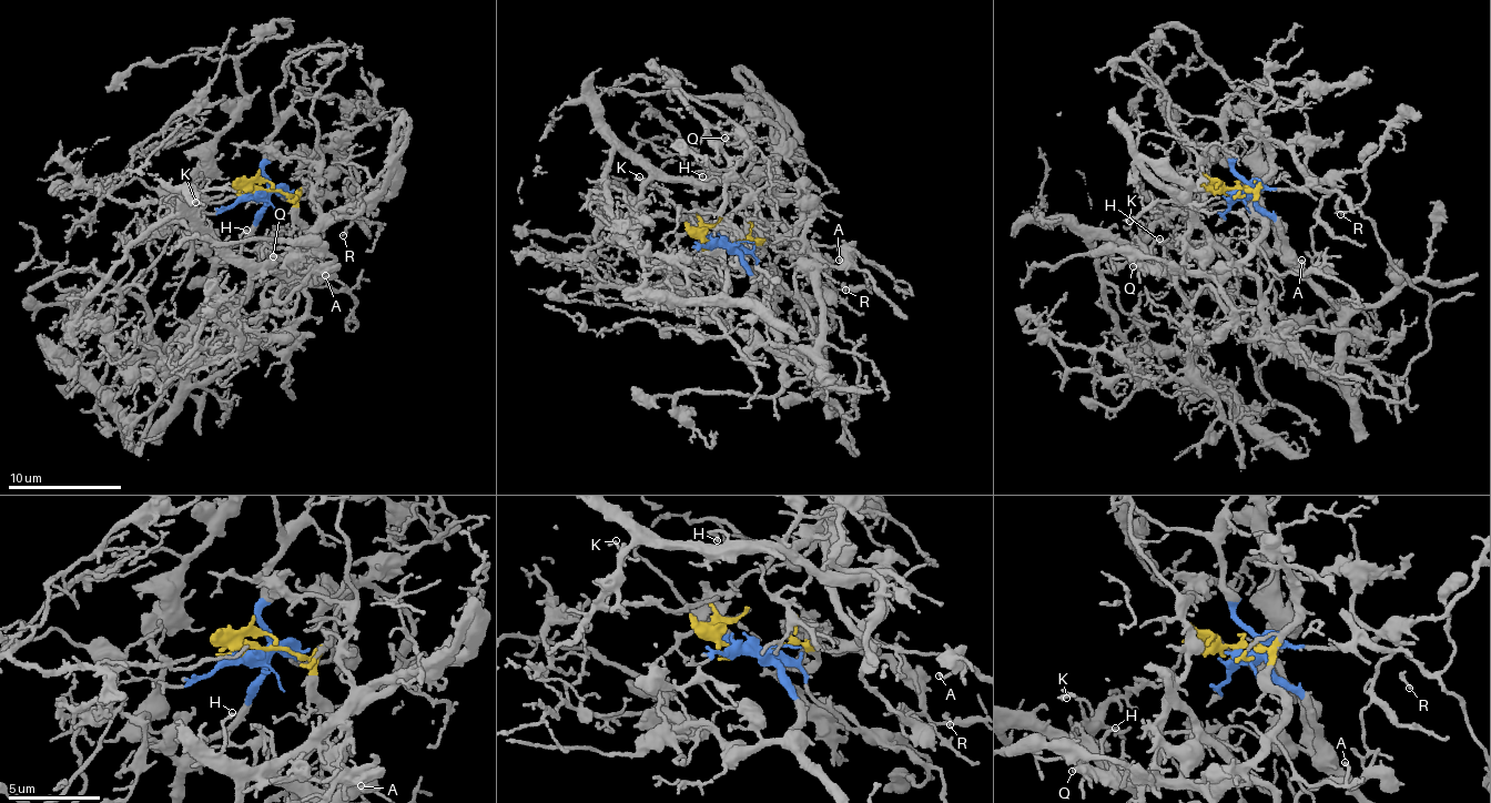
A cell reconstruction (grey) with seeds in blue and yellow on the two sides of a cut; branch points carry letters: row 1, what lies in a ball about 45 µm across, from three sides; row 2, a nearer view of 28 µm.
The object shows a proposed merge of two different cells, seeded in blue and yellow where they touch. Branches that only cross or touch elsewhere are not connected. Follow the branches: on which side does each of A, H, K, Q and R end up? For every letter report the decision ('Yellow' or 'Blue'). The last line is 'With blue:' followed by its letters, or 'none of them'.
A: Yellow
H: Yellow
K: Yellow
Q: Yellow
R: Yellow
With blue: none of them

